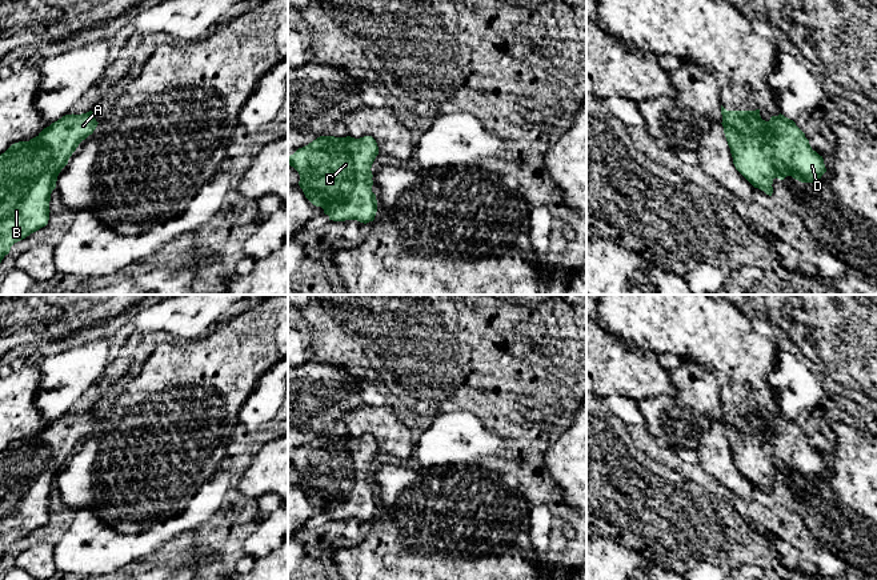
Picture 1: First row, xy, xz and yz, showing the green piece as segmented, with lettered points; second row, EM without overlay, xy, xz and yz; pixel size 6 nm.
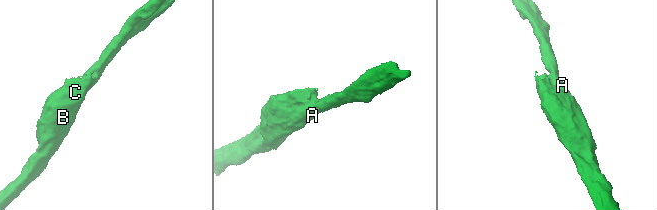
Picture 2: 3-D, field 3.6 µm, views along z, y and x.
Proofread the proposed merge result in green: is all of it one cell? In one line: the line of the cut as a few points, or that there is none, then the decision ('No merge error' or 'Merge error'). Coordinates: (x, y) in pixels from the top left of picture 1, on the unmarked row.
No split. No merge error

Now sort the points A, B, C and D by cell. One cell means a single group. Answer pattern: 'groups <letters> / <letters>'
groups A B C D

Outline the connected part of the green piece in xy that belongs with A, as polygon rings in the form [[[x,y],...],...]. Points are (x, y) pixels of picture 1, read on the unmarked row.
[[[92,409],[65,413],[36,436],[15,441],[0,453],[0,561],[15,541],[48,523],[51,492],[56,487],[57,475],[97,423]]]

